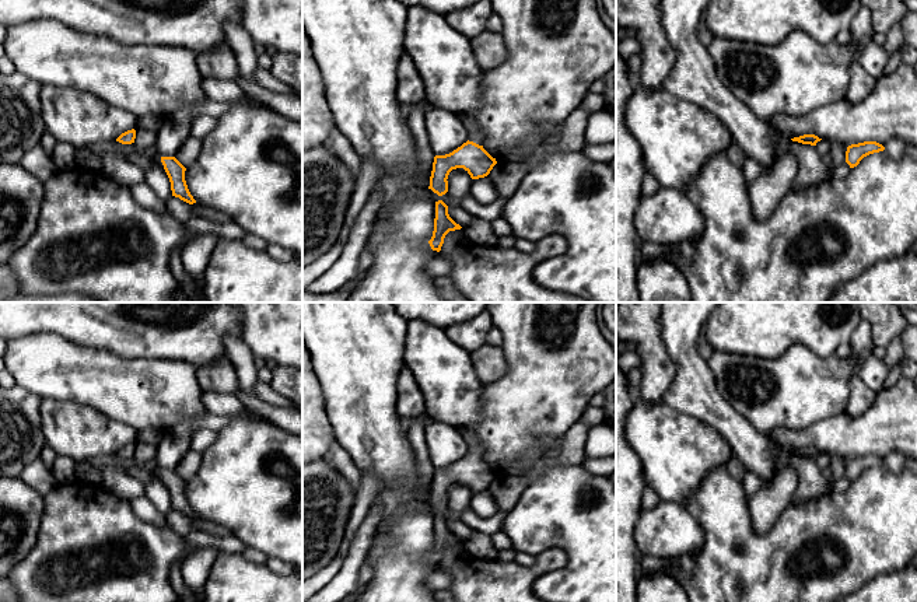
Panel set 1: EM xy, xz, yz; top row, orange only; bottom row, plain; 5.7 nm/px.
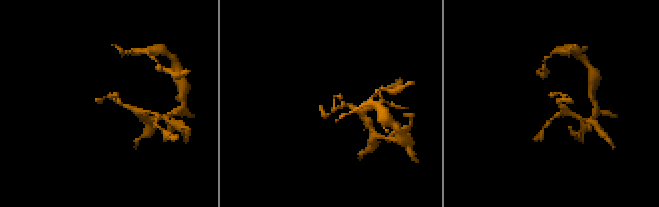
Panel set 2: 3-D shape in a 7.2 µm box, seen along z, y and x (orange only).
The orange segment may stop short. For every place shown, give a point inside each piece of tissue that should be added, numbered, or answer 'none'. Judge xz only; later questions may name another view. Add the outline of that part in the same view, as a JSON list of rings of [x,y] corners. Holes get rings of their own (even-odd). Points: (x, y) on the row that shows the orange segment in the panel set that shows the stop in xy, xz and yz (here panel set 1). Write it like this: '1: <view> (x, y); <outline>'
1: xz (475, 133); [[[454,112],[454,113],[466,127],[468,140],[473,141],[479,146],[483,146],[484,144],[484,133],[482,132],[479,125],[470,116],[468,116],[465,112]]]

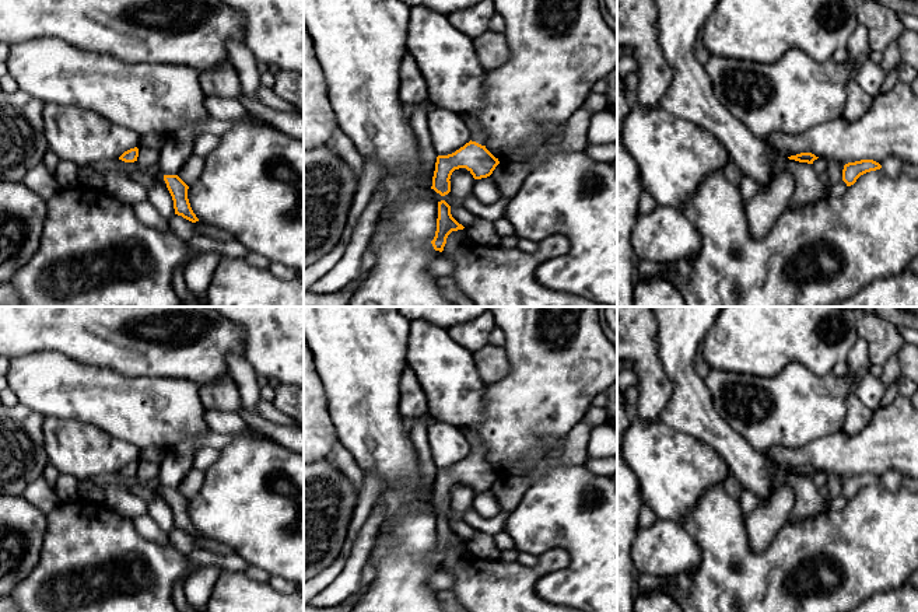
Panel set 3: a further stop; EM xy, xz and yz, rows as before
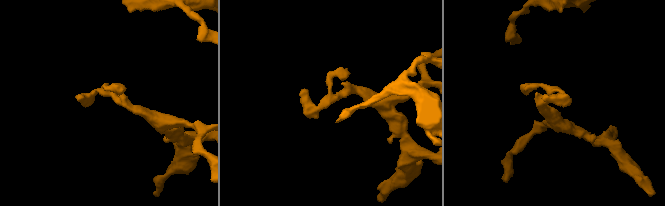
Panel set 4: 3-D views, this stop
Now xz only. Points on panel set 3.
1: xz (477, 133); [[[456,112],[456,113],[469,127],[470,140],[476,141],[481,146],[486,146],[487,144],[487,133],[484,132],[481,125],[473,116],[470,116],[467,112]]]

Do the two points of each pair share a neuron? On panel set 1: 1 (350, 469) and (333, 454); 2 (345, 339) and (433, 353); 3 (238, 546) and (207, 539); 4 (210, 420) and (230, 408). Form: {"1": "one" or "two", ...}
{"1": "one", "2": "two", "3": "one", "4": "two"}

